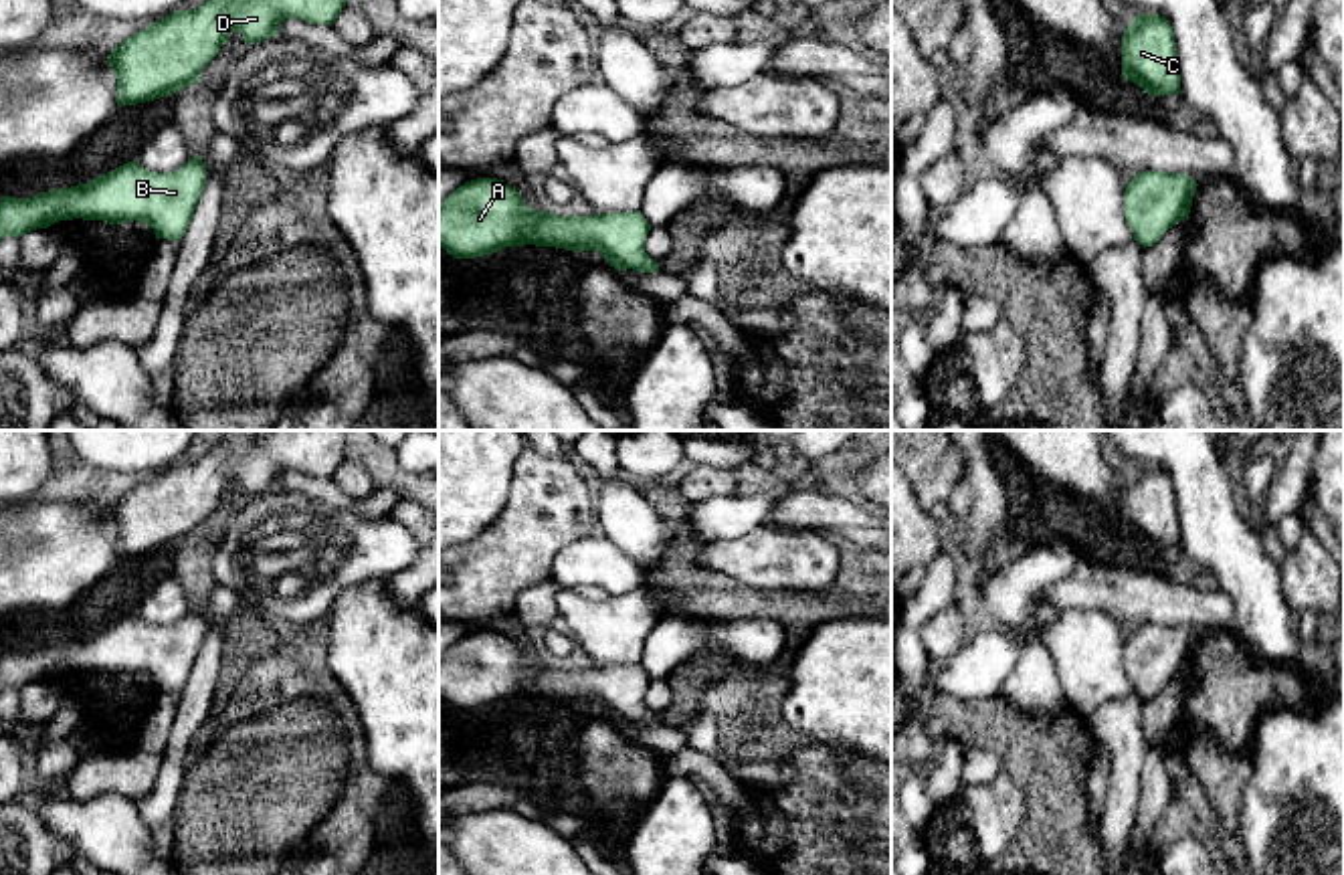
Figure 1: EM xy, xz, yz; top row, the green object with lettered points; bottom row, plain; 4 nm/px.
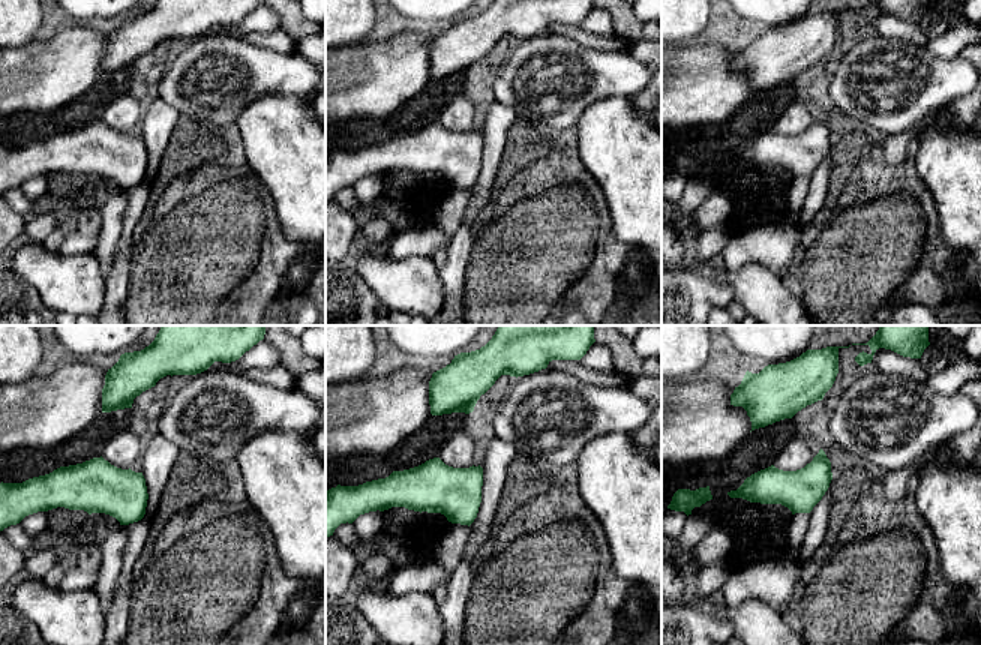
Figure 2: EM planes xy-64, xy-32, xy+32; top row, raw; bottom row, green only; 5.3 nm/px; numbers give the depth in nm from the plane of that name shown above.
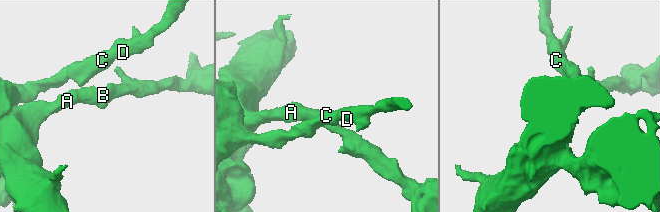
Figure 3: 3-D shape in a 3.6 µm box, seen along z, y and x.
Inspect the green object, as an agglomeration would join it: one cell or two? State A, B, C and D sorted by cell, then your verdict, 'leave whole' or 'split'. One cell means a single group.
A B C D | leave whole

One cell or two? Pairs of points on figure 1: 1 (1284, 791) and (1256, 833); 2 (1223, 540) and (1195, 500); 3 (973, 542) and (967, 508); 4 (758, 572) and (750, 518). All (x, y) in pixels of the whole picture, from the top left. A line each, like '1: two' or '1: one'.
1: one
2: one
3: one
4: two

